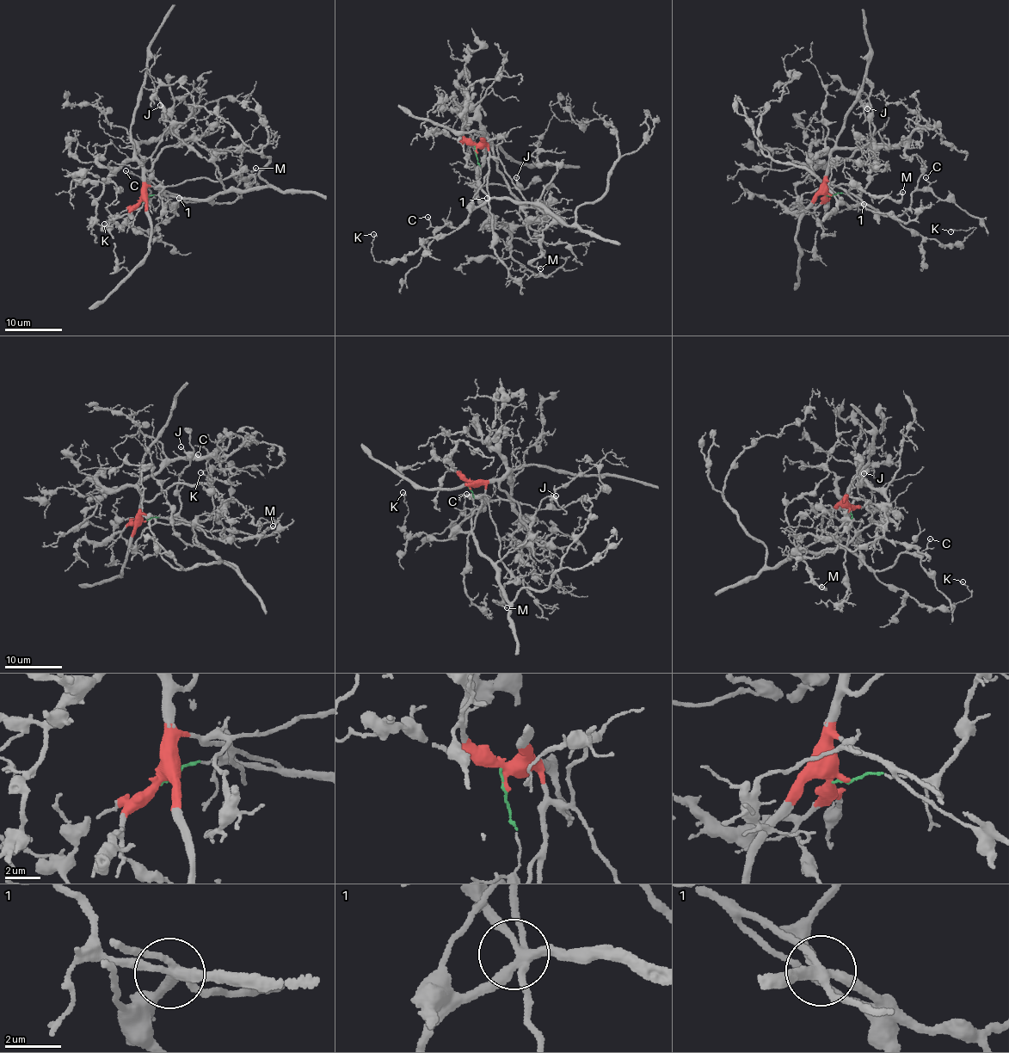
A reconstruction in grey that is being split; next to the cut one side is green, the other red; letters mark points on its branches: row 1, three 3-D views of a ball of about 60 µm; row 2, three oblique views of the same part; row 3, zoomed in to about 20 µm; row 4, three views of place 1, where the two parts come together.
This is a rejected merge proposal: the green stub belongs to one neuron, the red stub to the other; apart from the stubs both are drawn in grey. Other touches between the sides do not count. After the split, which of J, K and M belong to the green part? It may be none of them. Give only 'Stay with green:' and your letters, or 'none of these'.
Stay with green: J, K

